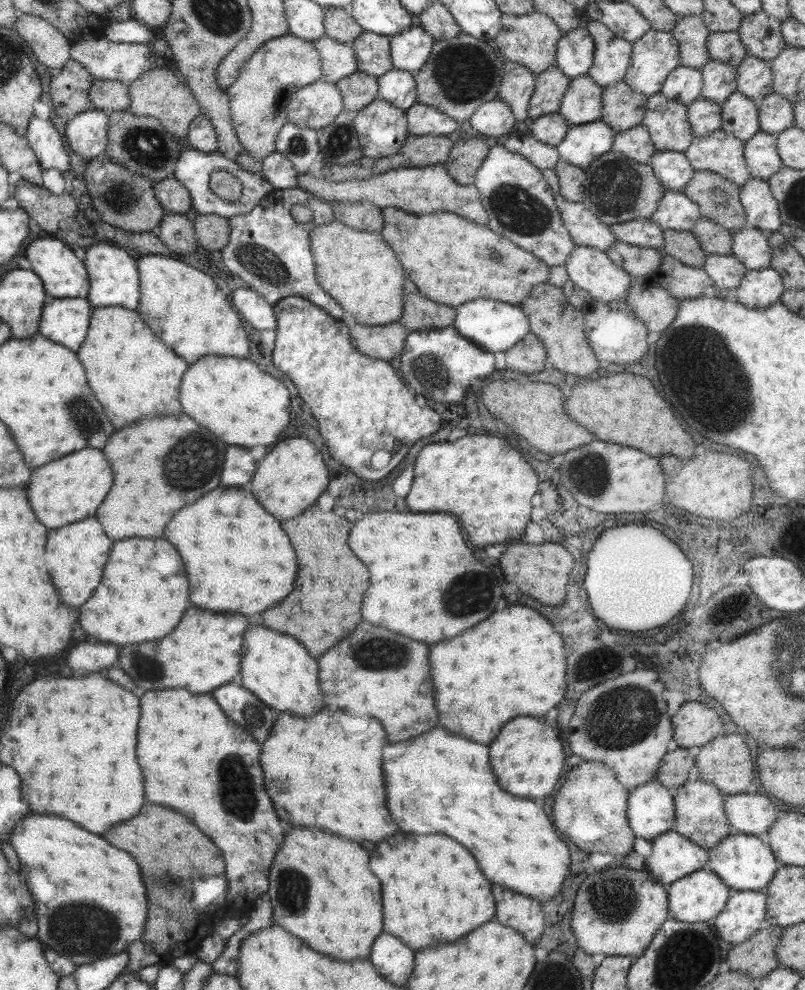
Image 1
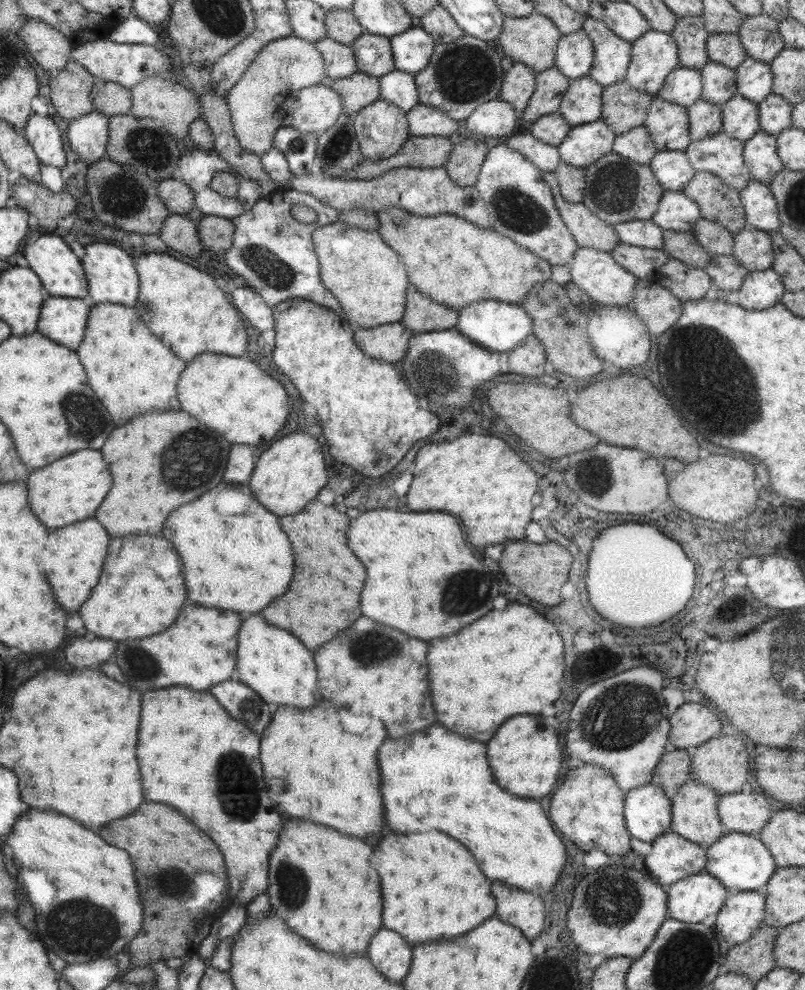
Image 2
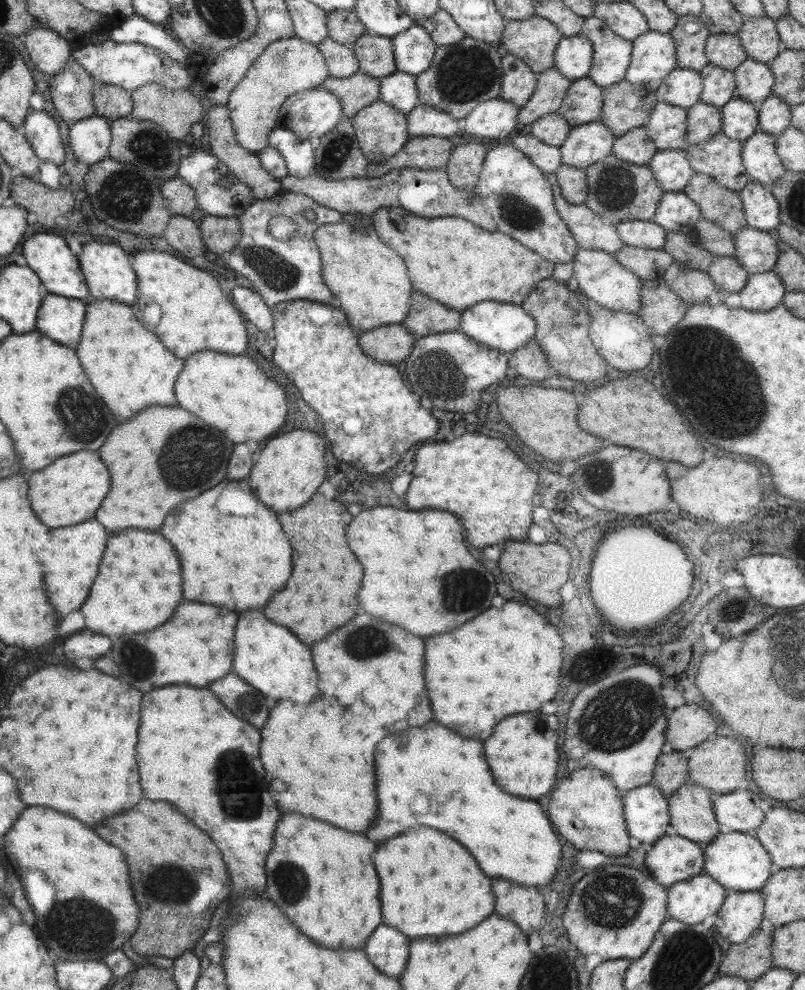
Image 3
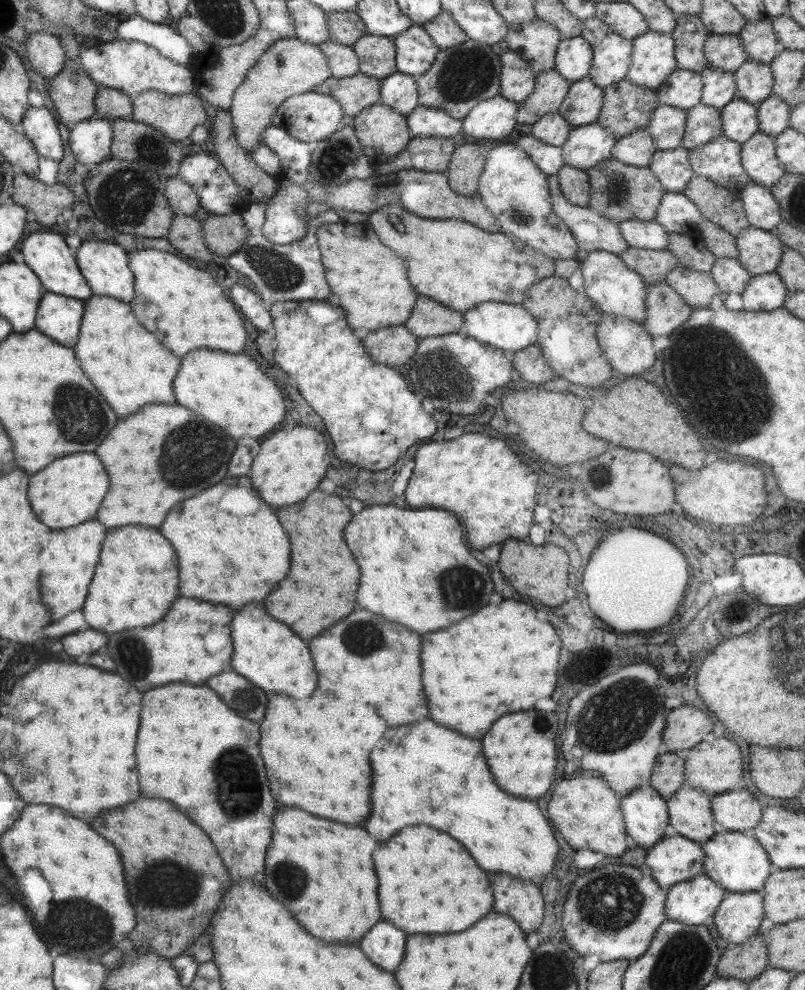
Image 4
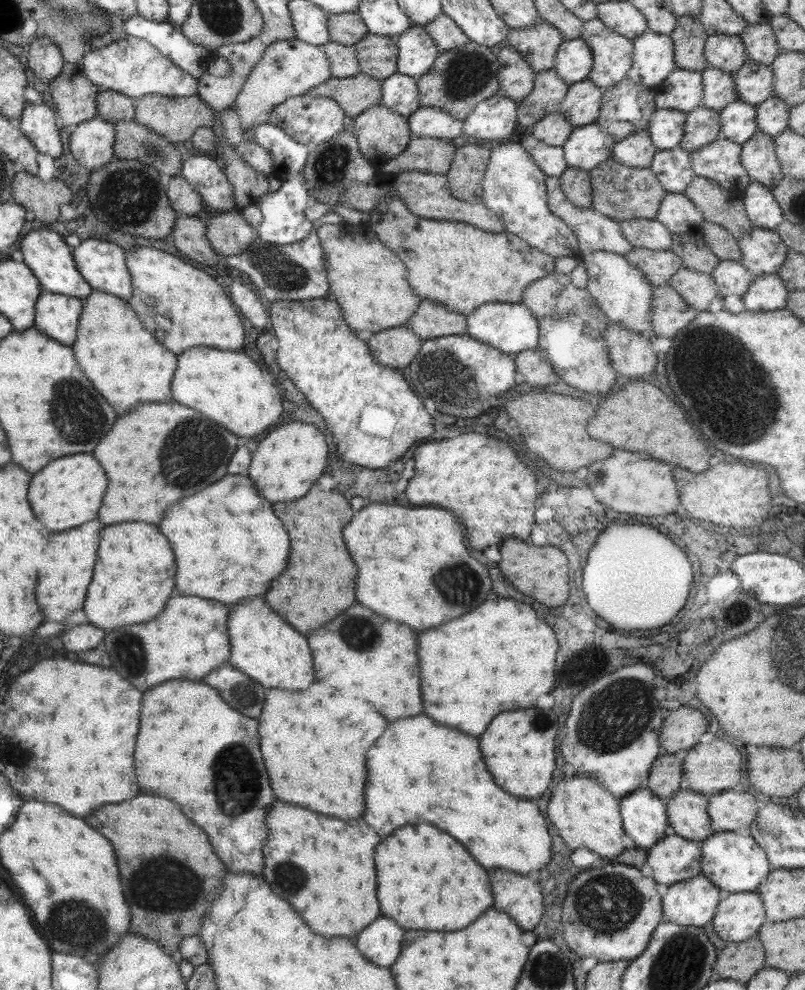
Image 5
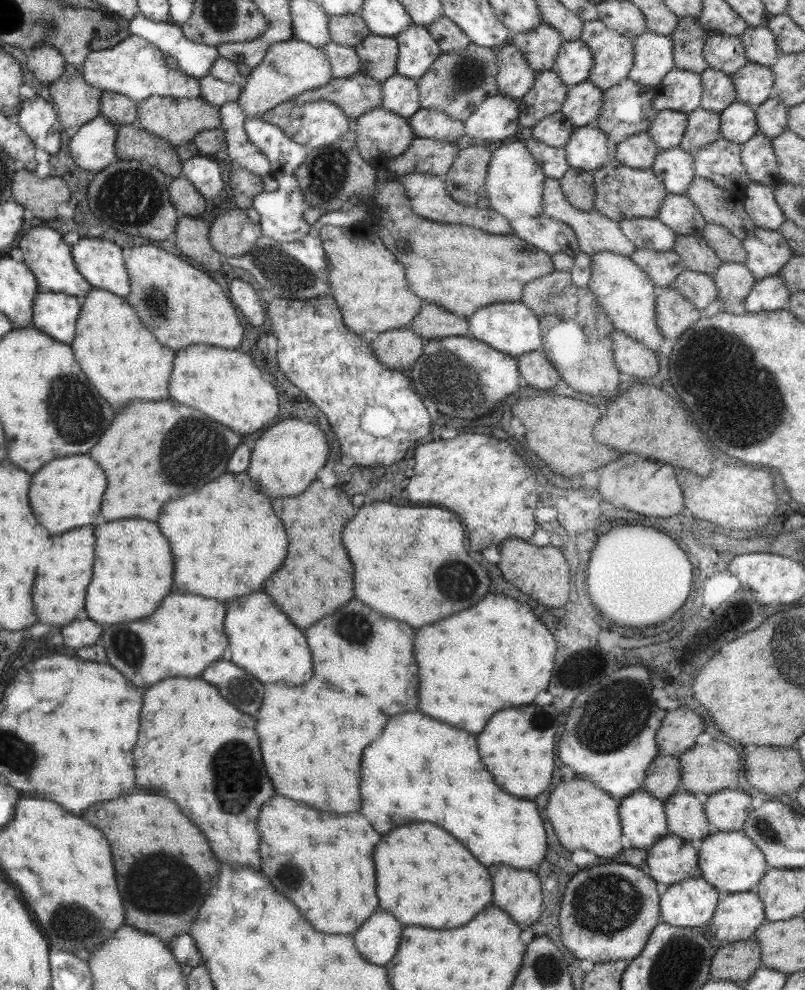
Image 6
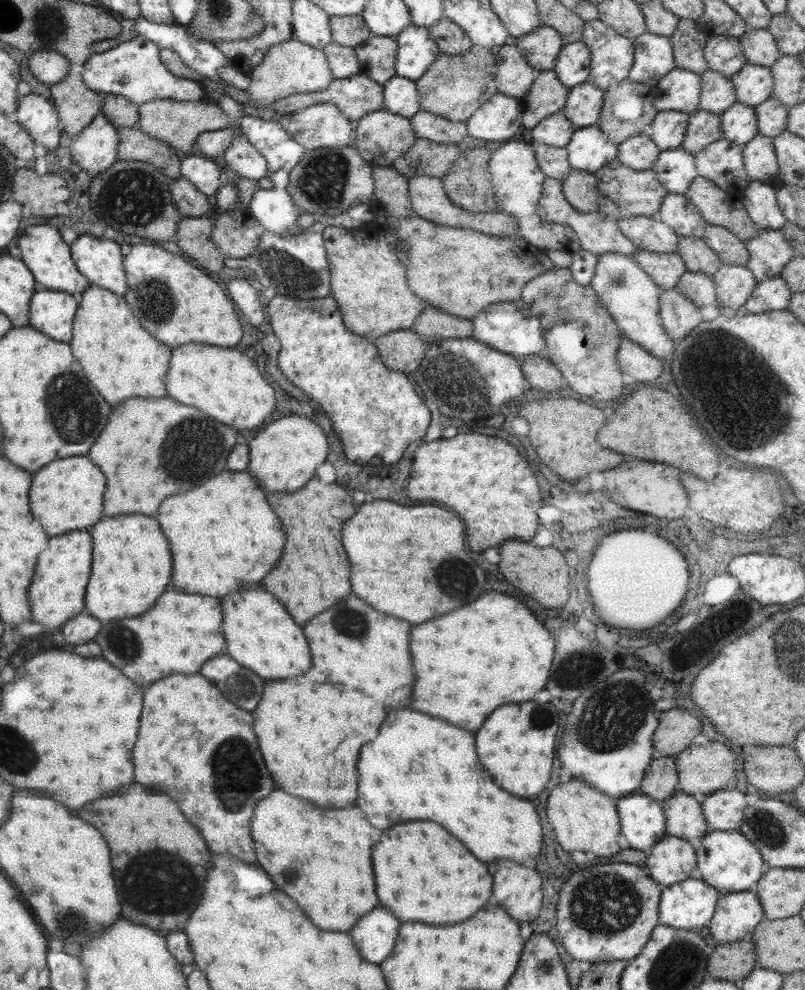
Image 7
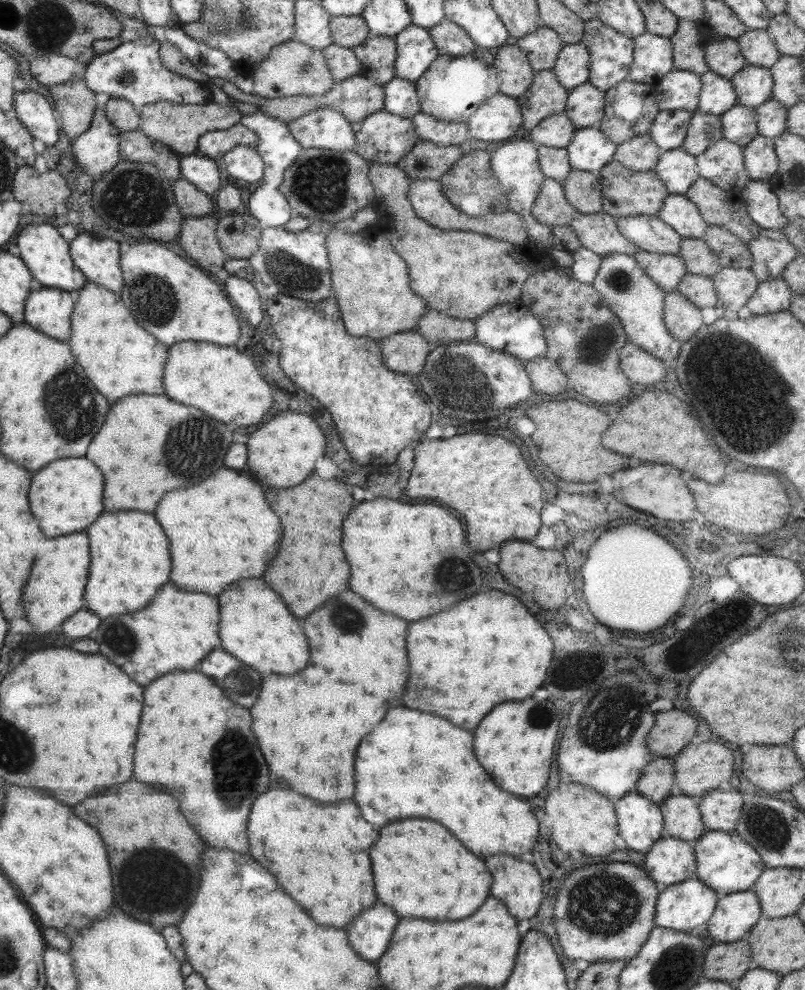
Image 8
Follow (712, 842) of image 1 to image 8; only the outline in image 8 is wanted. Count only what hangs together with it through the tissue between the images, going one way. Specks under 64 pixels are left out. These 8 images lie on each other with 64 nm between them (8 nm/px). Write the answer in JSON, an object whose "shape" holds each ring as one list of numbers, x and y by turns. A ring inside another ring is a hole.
{"shape":[[684,795,669,796,658,804,664,835,694,843,705,832,697,801]]}

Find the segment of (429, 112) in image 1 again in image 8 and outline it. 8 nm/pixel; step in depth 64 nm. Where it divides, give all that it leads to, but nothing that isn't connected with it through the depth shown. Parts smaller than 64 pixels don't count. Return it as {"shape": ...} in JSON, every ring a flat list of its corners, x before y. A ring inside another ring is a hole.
{"shape":[[421,111,414,114,410,121,419,139,440,146,459,145,469,137,467,123,443,122]]}

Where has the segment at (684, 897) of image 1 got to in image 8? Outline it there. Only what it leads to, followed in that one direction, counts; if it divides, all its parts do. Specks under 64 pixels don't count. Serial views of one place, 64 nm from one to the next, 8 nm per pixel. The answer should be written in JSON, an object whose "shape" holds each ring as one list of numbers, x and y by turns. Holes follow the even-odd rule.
{"shape":[[697,878,661,887,654,912,654,926,696,932,713,914,719,896]]}

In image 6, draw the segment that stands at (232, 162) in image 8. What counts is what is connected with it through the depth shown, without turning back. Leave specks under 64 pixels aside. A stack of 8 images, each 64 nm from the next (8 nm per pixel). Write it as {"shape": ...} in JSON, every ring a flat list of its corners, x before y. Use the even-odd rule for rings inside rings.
{"shape":[[237,101,223,102,217,109,220,112,220,128,224,132,225,140,222,156,255,176,268,175,269,161,248,141,243,128,247,118]]}

